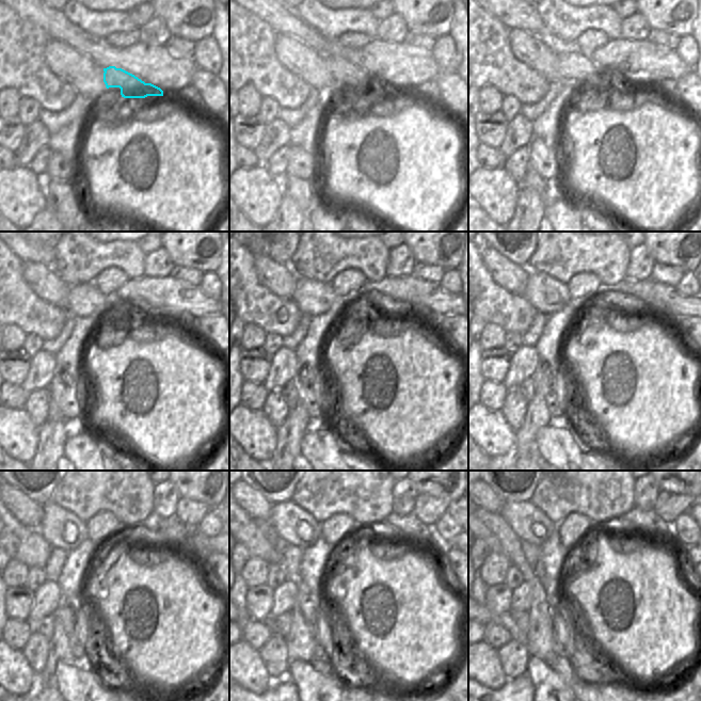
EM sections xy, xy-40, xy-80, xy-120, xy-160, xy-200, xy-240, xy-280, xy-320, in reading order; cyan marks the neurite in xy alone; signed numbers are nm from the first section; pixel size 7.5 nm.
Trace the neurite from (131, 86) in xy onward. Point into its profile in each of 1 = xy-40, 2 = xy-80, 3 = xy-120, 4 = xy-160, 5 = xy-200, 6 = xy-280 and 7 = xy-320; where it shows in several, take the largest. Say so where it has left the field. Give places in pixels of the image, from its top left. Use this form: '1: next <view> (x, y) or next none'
1: next xy-40 (355, 79)
2: next xy-80 (576, 67)
3: next xy-120 (83, 300)
4: next xy-160 (313, 298)
5: next xy-200 (547, 296)
6: next xy-280 (292, 524)
7: next xy-320 (528, 523)

